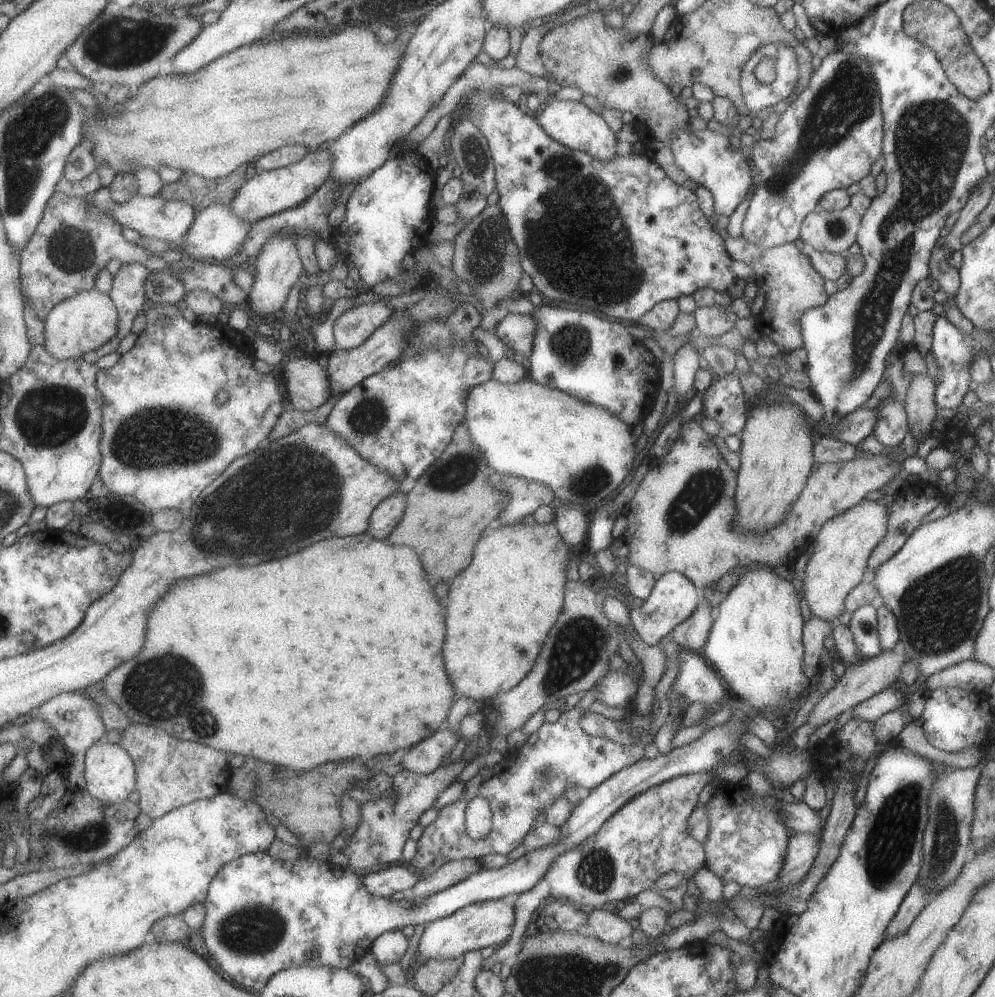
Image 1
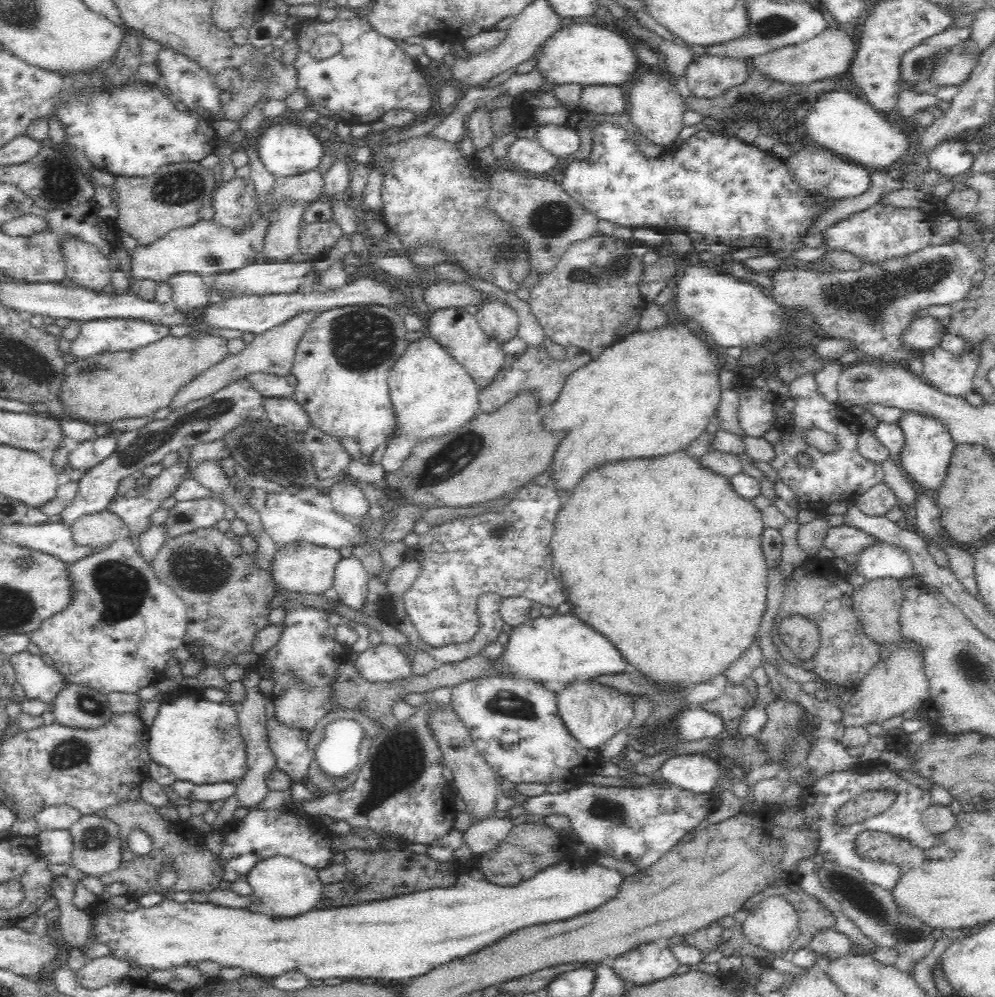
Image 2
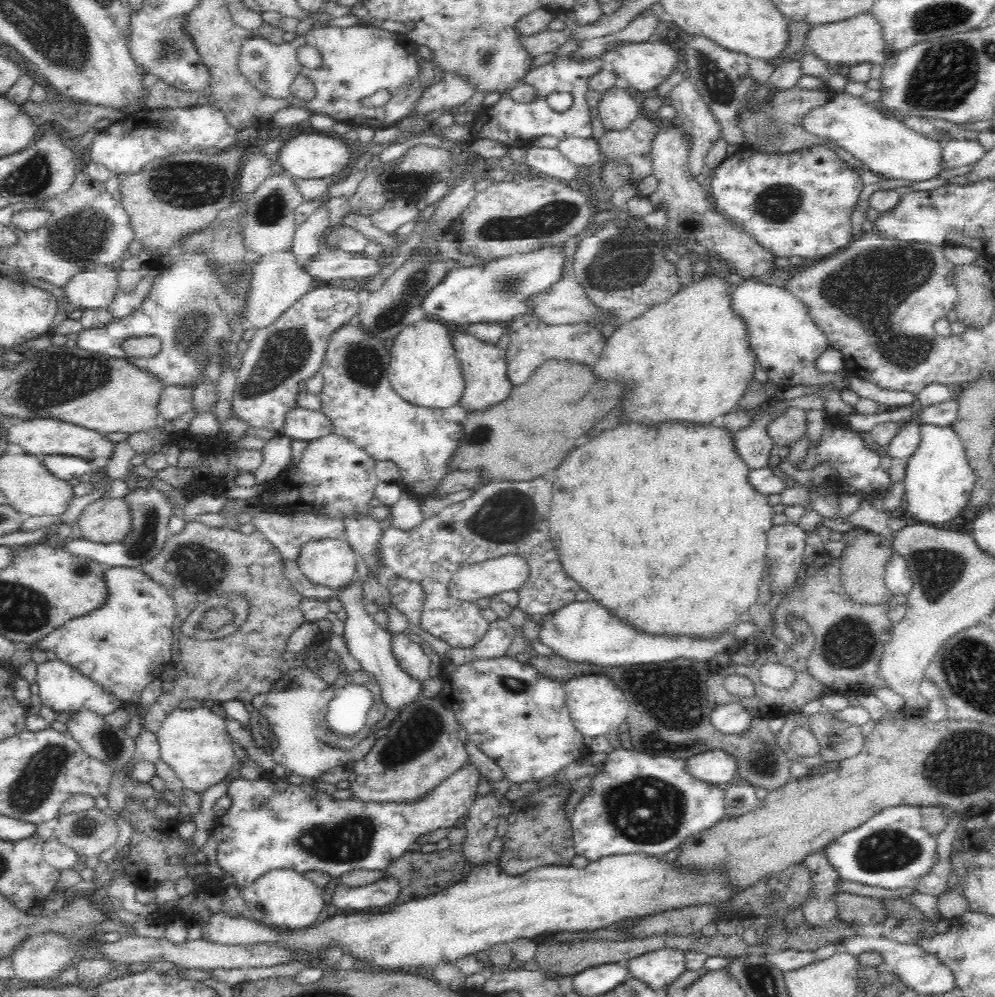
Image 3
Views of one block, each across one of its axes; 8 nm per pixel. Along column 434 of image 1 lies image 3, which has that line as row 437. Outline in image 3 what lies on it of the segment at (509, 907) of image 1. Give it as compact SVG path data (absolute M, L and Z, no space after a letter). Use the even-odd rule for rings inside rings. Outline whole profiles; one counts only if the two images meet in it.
M921 423L920 436L920 446L908 458L903 479L908 514L920 523L952 522L966 509L976 482L966 447L952 427Z

